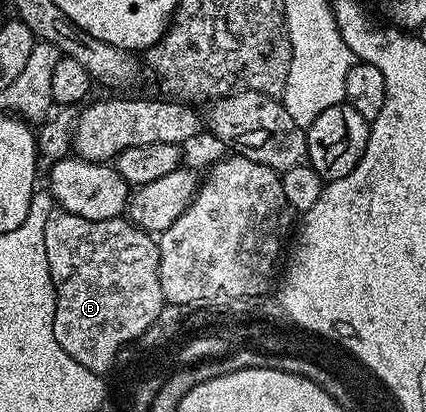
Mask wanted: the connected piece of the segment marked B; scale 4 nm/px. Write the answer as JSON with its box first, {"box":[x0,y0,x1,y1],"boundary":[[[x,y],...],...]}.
{"box":[45,206,165,374],"boundary":[[[55,206],[49,214],[49,222],[45,222],[45,258],[55,287],[53,334],[61,350],[90,372],[107,374],[111,367],[116,367],[120,353],[127,348],[126,344],[143,337],[165,306],[156,237],[127,218],[90,220]]]}

